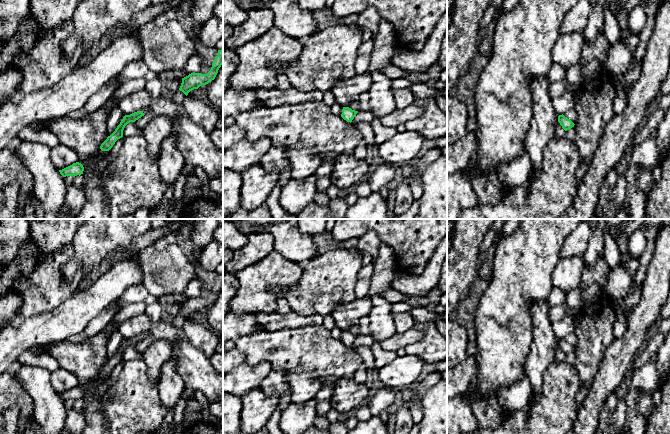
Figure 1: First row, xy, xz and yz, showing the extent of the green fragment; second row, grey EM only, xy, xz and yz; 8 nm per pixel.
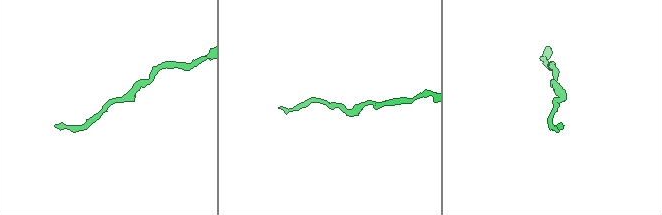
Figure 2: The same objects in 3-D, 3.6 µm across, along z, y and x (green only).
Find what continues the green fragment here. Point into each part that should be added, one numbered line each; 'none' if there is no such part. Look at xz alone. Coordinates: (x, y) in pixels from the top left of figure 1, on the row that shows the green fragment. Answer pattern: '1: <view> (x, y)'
none

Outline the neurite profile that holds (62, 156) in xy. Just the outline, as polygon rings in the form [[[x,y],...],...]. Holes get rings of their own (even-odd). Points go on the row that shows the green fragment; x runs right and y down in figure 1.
[[[59,144],[50,150],[50,156],[58,170],[62,170],[78,160],[78,154],[71,148]]]

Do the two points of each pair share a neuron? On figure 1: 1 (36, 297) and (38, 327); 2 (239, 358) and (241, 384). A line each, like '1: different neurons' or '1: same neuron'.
1: different neurons
2: different neurons

